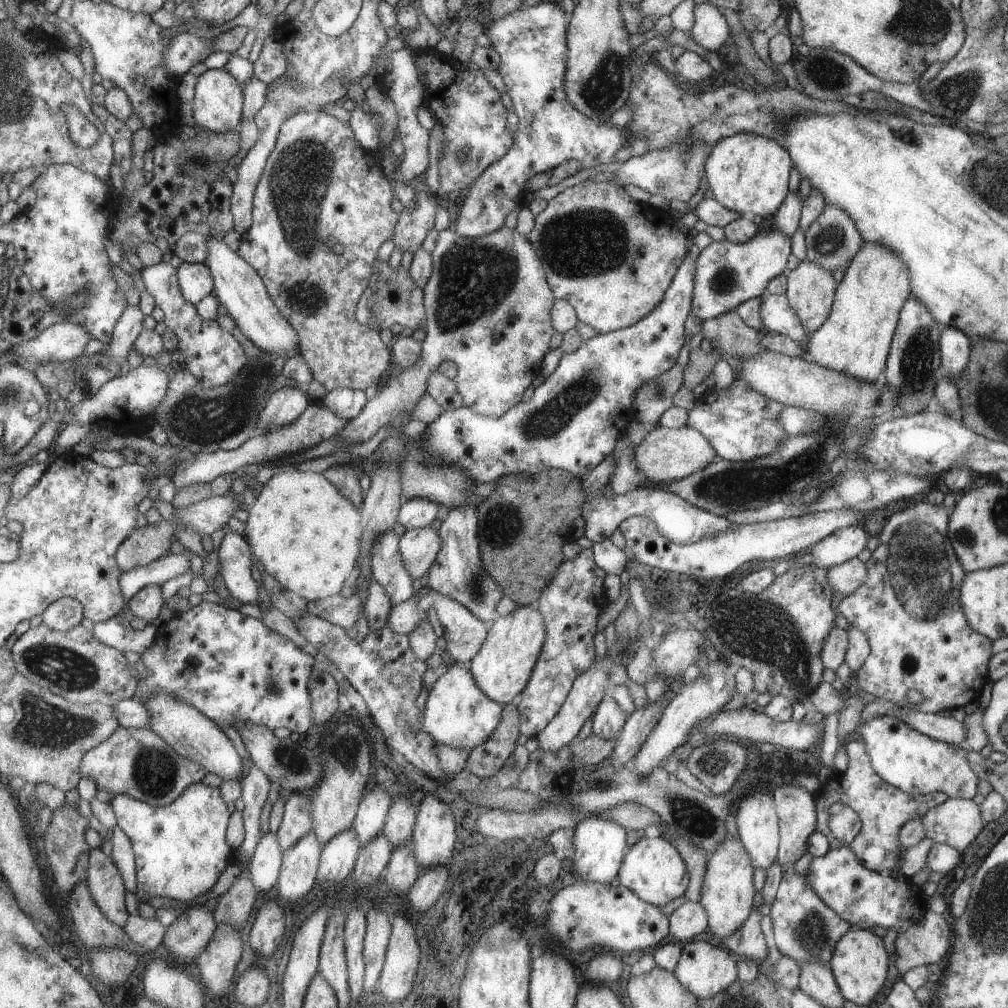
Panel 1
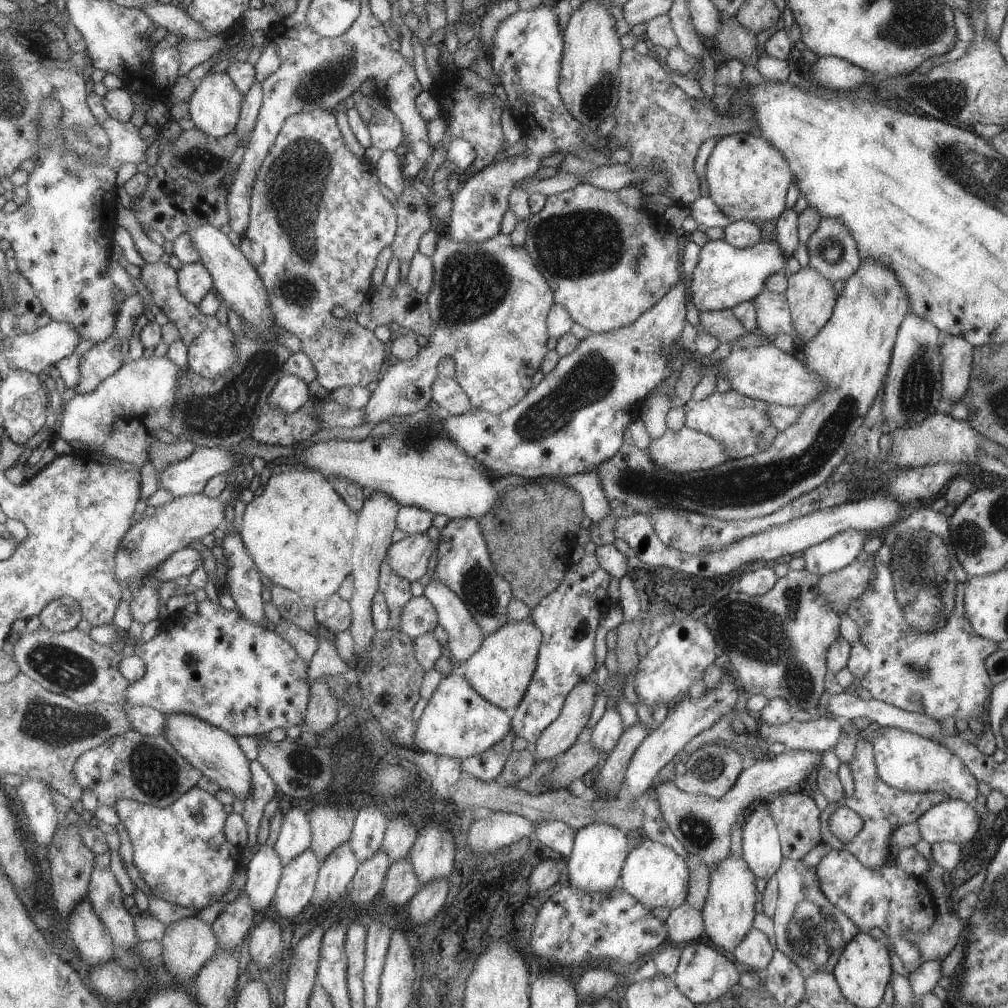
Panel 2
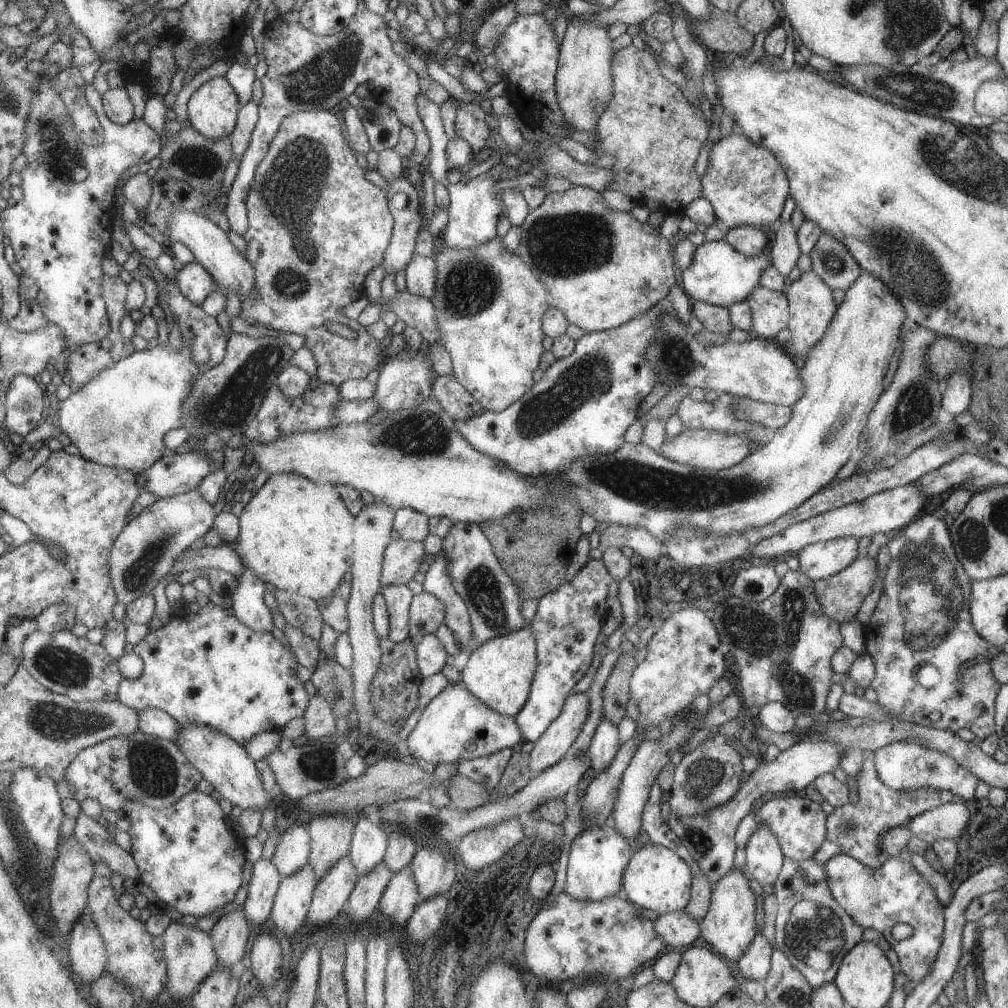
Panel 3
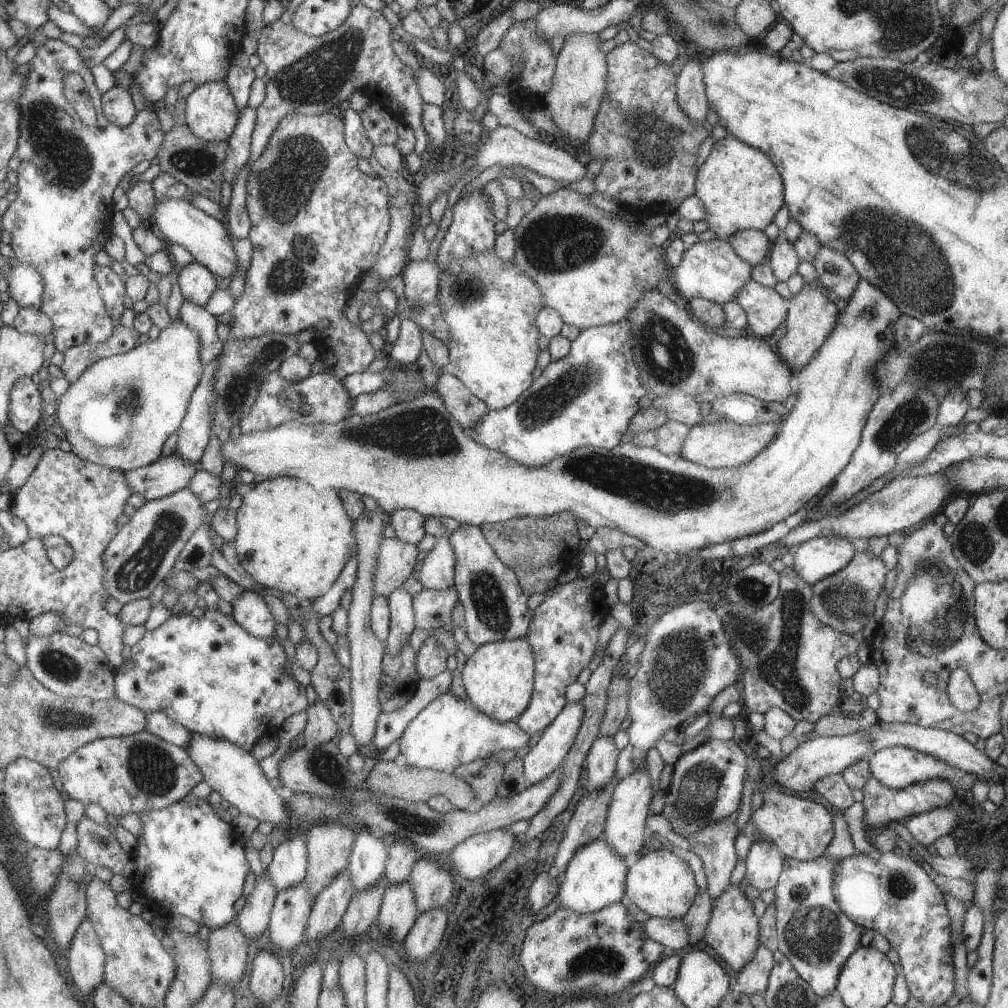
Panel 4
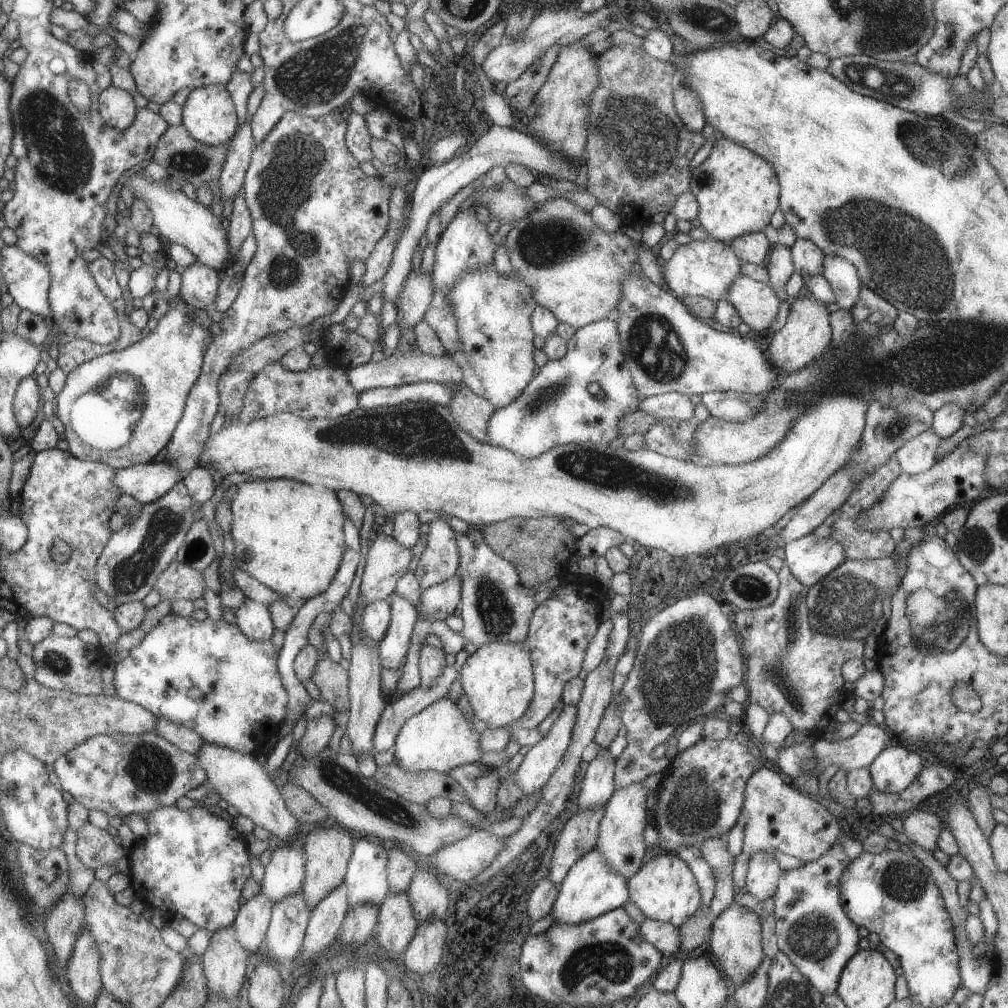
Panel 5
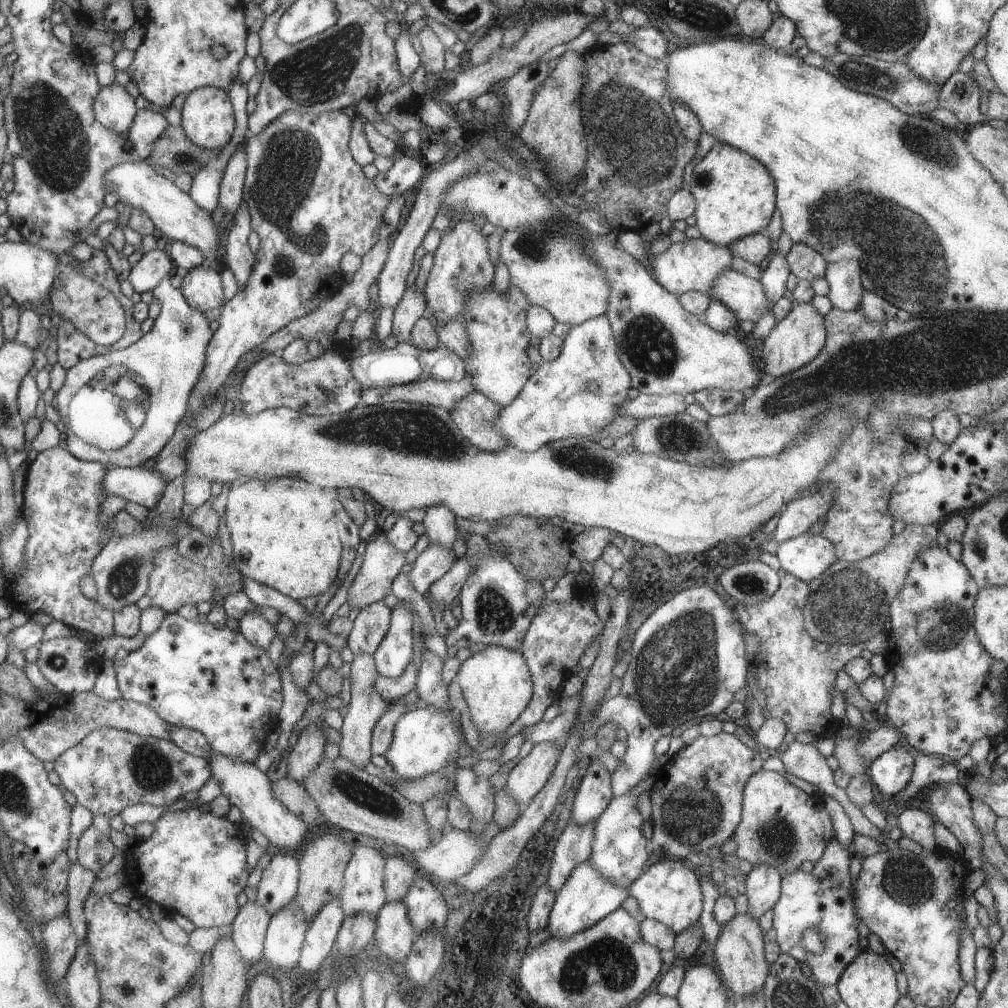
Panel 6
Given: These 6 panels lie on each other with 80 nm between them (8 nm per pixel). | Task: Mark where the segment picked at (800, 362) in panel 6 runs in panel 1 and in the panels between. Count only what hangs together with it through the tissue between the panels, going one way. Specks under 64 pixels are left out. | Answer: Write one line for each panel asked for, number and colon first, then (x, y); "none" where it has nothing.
1: (810, 290)
2: (811, 299)
3: (811, 307)
4: (810, 317)
5: (805, 336)

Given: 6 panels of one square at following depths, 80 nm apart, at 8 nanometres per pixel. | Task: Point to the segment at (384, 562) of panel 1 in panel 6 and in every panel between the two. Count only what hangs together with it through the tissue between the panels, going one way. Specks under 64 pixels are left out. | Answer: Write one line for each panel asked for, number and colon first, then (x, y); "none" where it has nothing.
2: (396, 591)
3: (397, 597)
4: (399, 602)
5: (392, 648)
6: (393, 653)

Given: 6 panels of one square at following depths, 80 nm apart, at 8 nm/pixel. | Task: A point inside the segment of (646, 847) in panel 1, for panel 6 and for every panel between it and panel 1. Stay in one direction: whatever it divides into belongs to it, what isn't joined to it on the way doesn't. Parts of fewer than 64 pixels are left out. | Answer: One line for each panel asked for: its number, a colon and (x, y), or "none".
2: (653, 874)
3: (655, 878)
4: (660, 883)
5: (663, 888)
6: (668, 891)

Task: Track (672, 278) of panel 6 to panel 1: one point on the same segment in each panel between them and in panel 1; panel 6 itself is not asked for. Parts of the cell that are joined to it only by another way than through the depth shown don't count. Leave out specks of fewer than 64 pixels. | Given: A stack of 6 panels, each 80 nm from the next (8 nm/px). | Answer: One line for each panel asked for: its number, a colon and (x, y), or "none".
1: (725, 275)
2: (724, 276)
3: (717, 274)
4: (711, 270)
5: (706, 268)

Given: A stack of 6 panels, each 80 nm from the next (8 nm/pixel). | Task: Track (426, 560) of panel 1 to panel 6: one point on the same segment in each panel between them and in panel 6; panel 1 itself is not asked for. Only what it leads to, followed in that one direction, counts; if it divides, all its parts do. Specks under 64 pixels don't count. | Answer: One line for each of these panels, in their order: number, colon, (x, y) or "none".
2: (408, 558)
3: (402, 560)
4: (396, 560)
5: (386, 561)
6: (381, 562)

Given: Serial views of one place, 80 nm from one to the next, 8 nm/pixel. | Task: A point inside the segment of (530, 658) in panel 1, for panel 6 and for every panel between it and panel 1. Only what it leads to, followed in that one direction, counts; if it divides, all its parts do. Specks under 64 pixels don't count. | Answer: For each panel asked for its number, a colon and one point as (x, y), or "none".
2: (500, 671)
3: (498, 673)
4: (498, 677)
5: (497, 679)
6: (496, 685)

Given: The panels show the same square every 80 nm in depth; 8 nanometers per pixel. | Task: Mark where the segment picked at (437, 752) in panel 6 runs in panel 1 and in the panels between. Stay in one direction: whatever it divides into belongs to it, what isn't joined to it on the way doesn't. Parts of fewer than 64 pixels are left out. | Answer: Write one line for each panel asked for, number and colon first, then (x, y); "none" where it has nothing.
1: (456, 713)
2: (456, 722)
3: (454, 727)
4: (448, 732)
5: (440, 737)

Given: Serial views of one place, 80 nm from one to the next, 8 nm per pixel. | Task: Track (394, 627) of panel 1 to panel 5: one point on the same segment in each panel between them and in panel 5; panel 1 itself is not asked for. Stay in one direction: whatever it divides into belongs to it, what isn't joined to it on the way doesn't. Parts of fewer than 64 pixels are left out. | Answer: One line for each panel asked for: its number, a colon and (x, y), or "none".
2: (417, 616)
3: (425, 614)
4: (431, 610)
5: (437, 603)

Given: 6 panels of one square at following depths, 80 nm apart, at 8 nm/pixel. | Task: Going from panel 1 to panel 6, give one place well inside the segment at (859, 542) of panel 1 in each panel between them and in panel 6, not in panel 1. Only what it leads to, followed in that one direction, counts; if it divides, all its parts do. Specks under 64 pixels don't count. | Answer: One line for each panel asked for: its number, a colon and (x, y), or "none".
2: (832, 554)
3: (822, 559)
4: (814, 559)
5: (809, 557)
6: (806, 556)

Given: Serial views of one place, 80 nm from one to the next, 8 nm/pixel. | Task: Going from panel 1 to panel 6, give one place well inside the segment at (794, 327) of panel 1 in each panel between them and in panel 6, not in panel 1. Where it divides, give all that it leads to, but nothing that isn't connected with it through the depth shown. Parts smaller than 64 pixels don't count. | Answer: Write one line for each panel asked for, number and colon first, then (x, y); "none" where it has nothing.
2: (772, 313)
3: (769, 309)
4: (765, 309)
5: (757, 303)
6: (744, 296)

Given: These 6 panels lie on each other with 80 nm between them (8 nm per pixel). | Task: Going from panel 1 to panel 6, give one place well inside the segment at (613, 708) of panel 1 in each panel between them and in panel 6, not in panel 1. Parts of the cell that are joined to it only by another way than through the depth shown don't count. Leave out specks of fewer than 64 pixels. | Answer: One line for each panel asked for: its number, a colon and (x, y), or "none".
2: (604, 735)
3: (604, 743)
4: (600, 763)
5: (597, 785)
6: (594, 792)

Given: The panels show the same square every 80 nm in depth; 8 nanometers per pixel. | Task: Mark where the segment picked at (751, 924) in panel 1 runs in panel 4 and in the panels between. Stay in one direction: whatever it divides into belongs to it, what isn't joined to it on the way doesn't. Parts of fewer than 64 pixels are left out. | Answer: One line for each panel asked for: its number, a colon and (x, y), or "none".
2: (753, 952)
3: (754, 963)
4: (753, 977)

